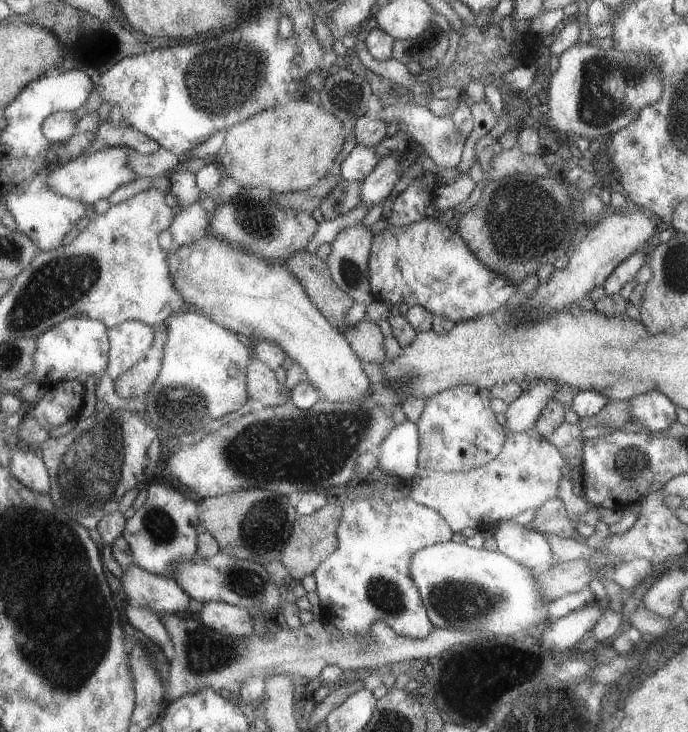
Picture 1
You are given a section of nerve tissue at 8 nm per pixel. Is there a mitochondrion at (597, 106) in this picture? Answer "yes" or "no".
yes

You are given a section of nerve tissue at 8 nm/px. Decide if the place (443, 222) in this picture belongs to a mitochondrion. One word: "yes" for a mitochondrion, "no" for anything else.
no

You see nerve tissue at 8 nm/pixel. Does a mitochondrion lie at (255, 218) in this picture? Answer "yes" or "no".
yes

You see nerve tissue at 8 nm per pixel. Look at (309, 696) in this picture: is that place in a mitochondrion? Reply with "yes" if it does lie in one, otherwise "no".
no

